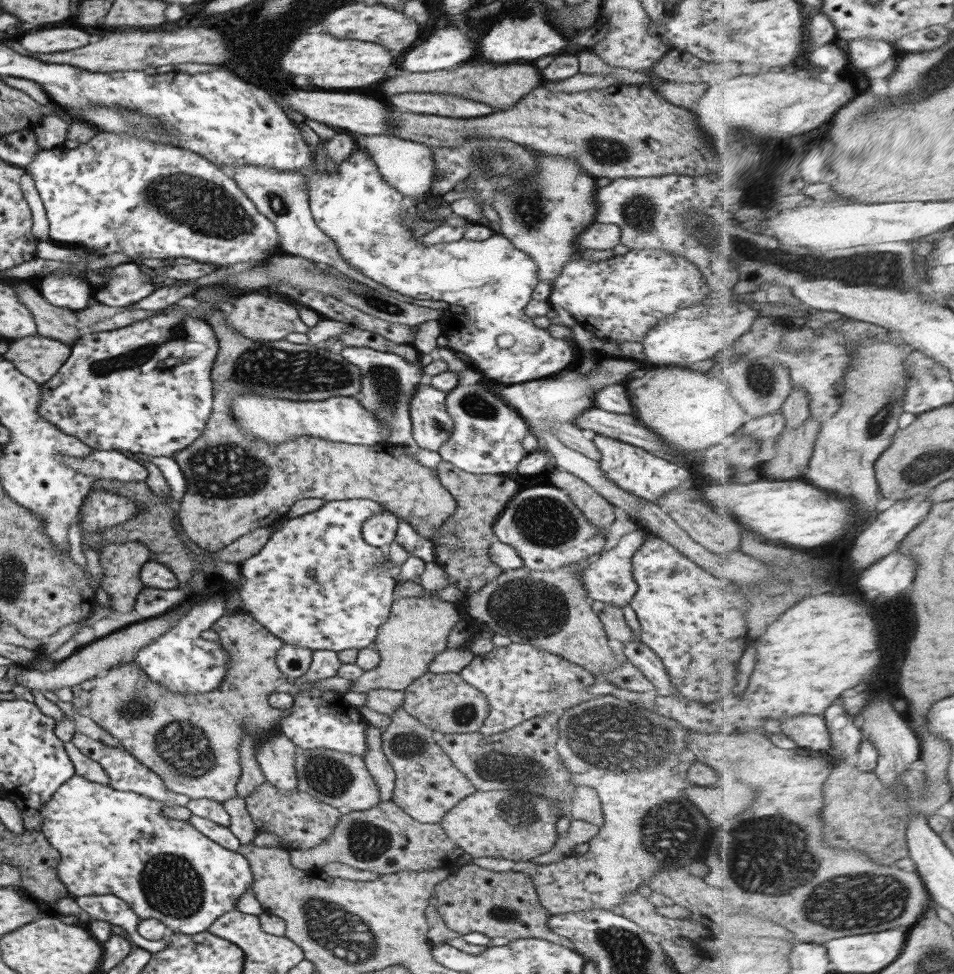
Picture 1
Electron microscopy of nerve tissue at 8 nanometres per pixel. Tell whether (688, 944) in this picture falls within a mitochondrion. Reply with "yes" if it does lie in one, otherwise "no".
no

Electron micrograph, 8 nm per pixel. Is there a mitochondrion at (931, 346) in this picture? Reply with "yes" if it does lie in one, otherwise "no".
no

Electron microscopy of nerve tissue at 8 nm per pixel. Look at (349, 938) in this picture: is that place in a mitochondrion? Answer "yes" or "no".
yes

